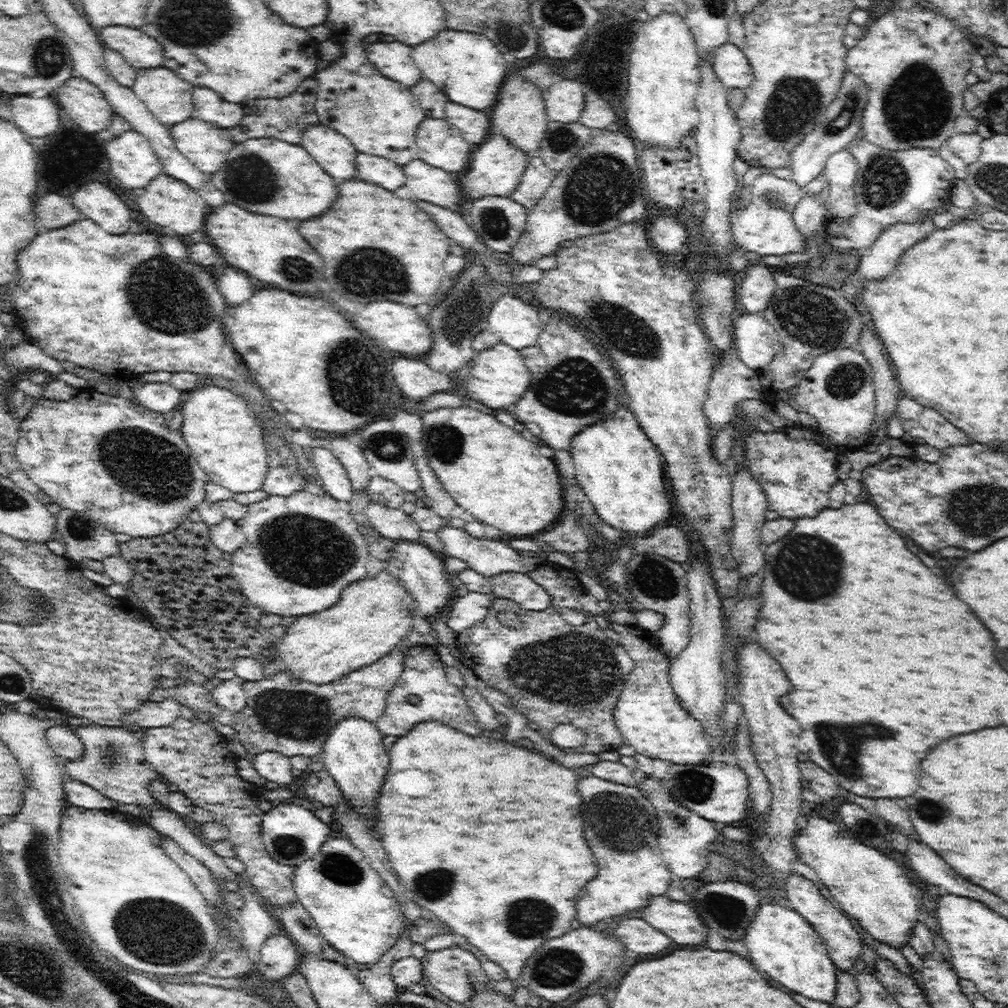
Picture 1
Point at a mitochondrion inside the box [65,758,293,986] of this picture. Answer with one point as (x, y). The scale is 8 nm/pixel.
(163, 933)

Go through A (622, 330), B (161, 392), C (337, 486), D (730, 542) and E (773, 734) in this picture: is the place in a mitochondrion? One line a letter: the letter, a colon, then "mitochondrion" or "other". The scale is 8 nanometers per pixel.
A: mitochondrion
B: other
C: other
D: other
E: other

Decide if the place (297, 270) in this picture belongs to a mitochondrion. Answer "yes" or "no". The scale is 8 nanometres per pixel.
yes

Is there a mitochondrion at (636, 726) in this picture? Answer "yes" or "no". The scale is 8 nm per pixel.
no

